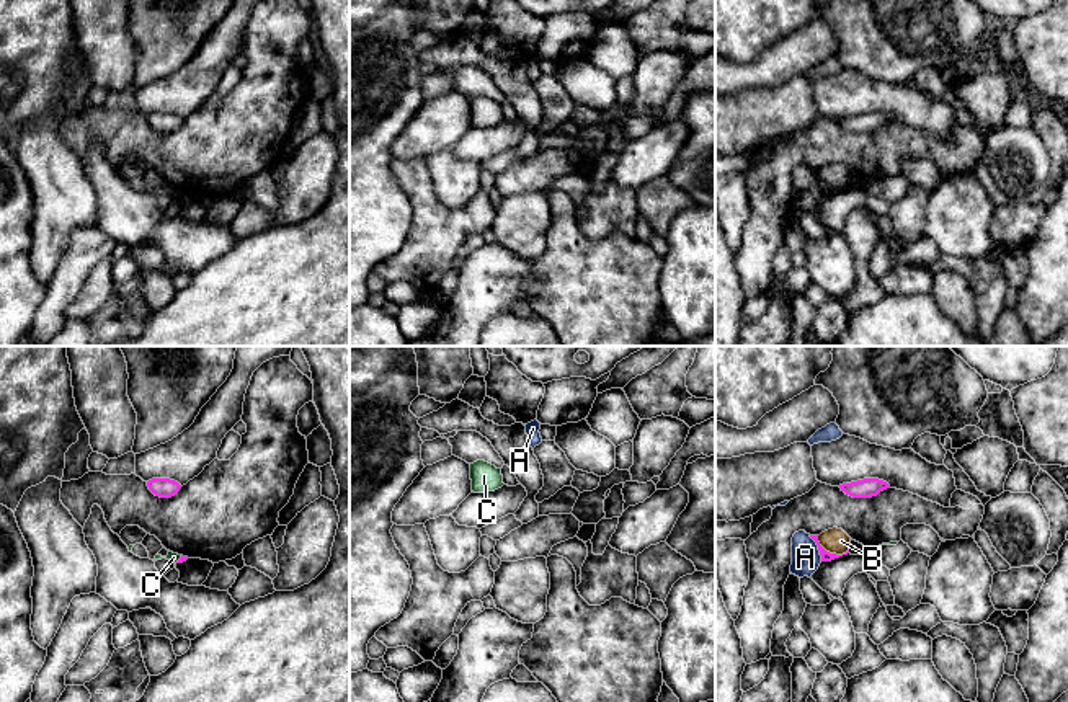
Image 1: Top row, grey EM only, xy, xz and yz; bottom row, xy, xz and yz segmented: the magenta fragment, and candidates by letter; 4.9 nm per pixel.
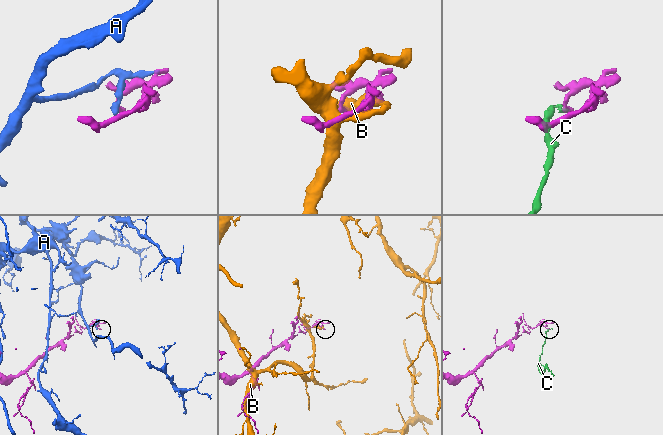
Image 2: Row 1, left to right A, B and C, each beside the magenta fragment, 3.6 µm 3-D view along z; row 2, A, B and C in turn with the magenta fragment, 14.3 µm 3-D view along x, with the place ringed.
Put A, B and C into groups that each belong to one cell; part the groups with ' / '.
A / B / C

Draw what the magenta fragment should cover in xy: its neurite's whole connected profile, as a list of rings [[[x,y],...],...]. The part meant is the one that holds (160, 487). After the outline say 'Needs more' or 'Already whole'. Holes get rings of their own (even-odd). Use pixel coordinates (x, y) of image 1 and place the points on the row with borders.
[[[152,478],[147,482],[149,490],[160,498],[171,498],[175,496],[181,485],[170,478]]]. Already whole

